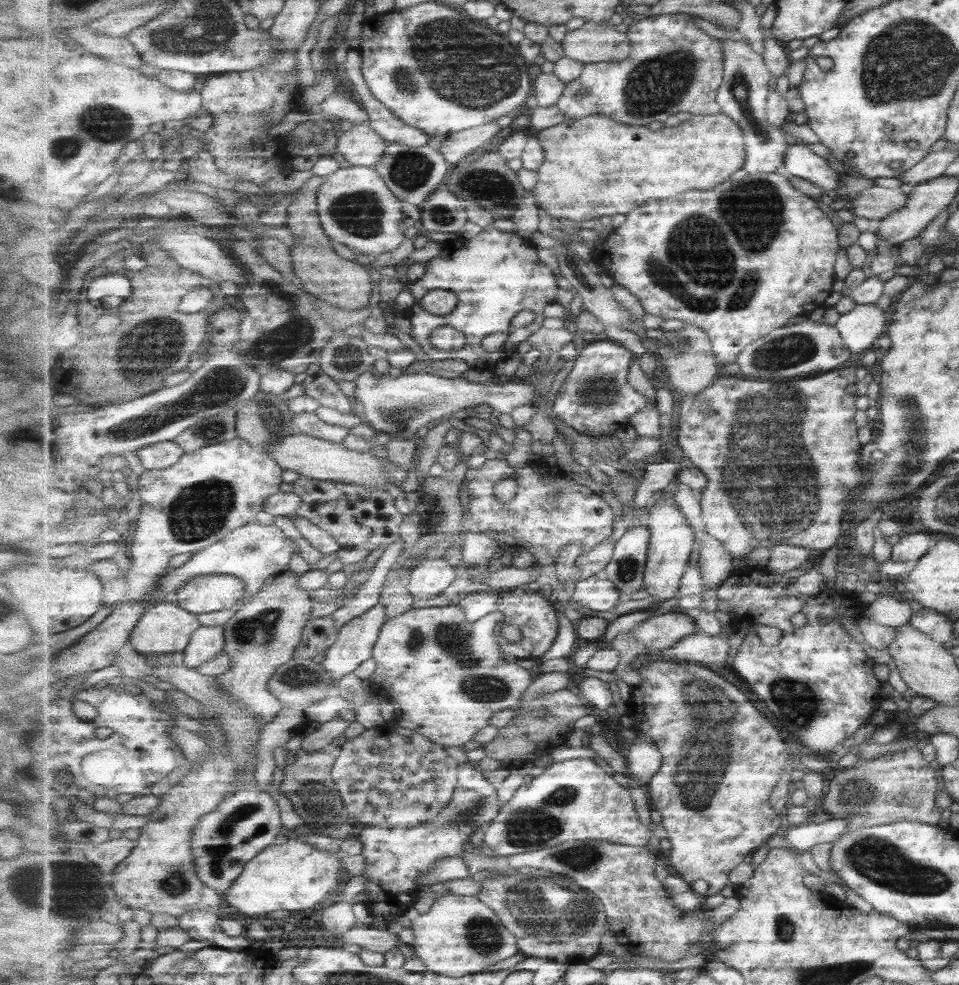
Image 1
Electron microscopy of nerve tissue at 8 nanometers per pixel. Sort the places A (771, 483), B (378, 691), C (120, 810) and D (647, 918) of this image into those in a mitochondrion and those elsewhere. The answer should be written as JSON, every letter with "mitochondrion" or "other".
{"A":"mitochondrion","B":"other","C":"other","D":"other"}

